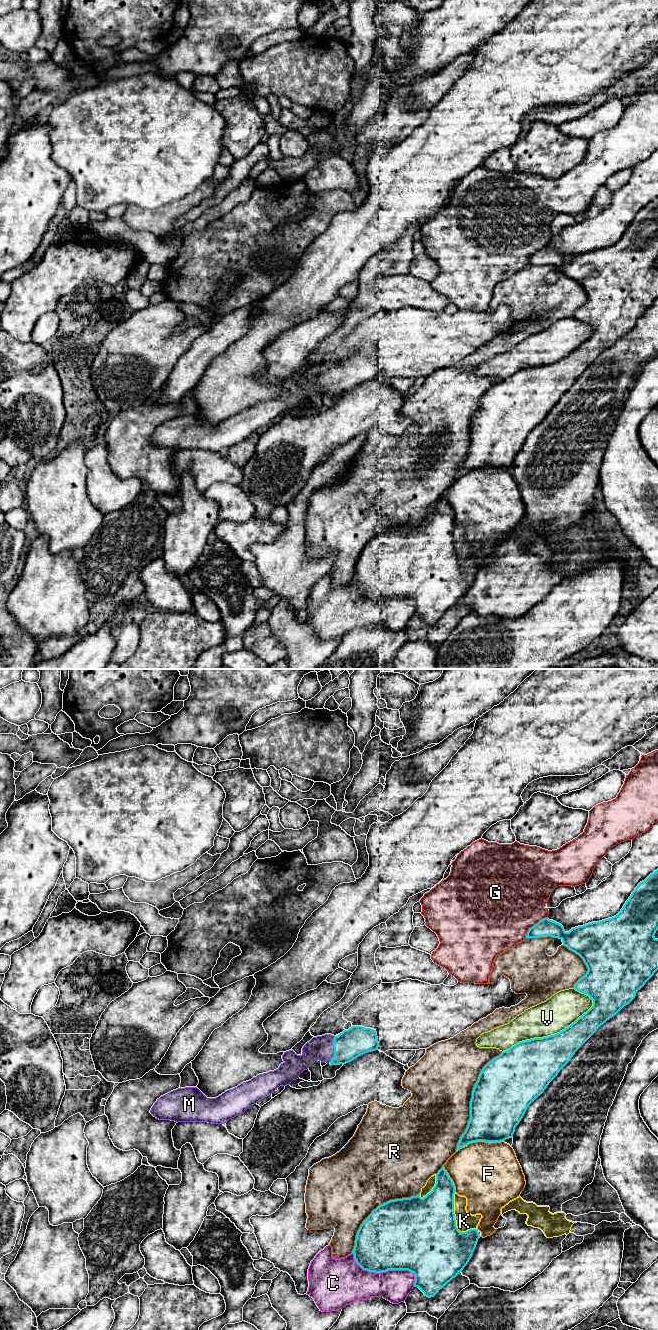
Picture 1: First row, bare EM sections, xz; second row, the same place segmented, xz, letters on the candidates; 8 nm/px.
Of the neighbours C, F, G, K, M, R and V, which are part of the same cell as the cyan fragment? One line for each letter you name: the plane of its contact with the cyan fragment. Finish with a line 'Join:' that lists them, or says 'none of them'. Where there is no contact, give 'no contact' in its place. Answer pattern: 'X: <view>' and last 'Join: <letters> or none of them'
M: xz
Join: M

